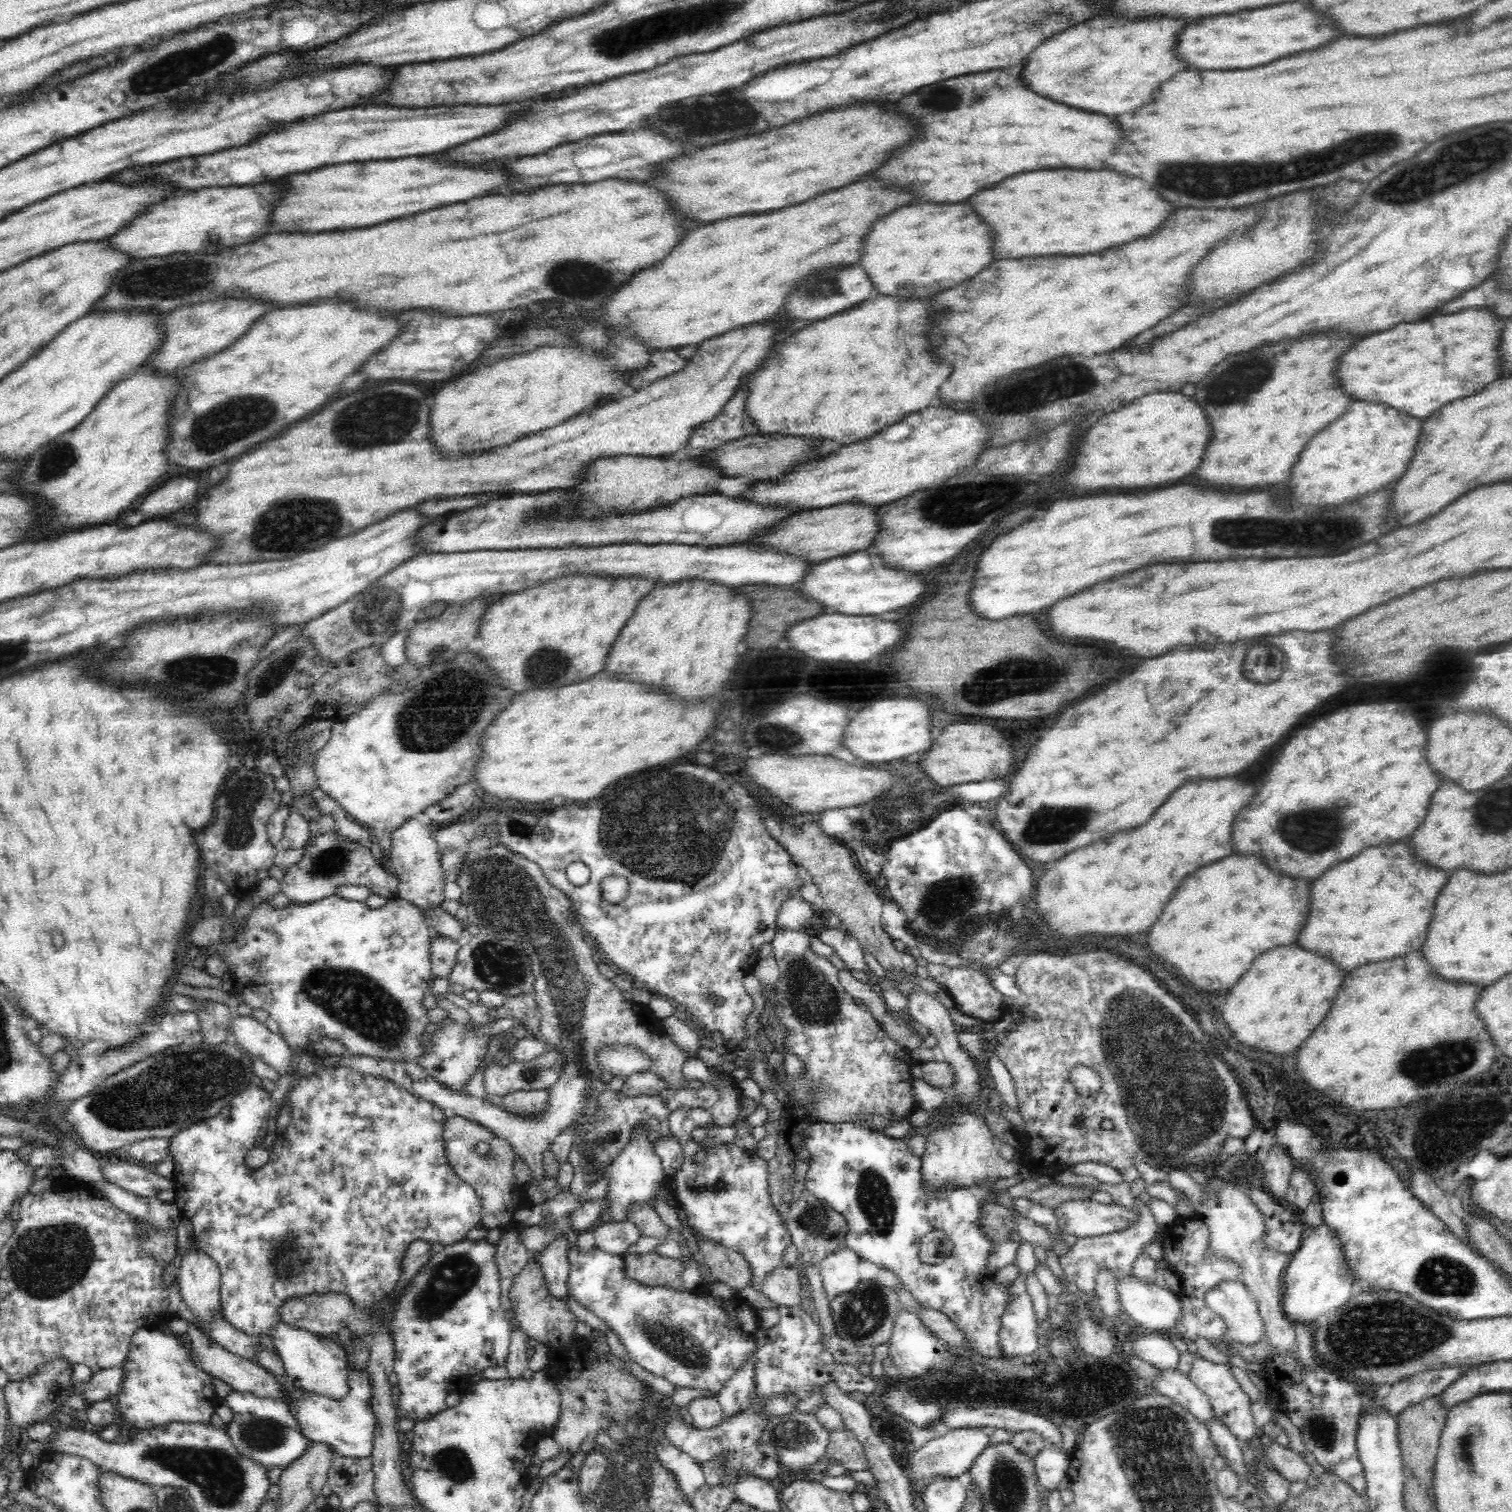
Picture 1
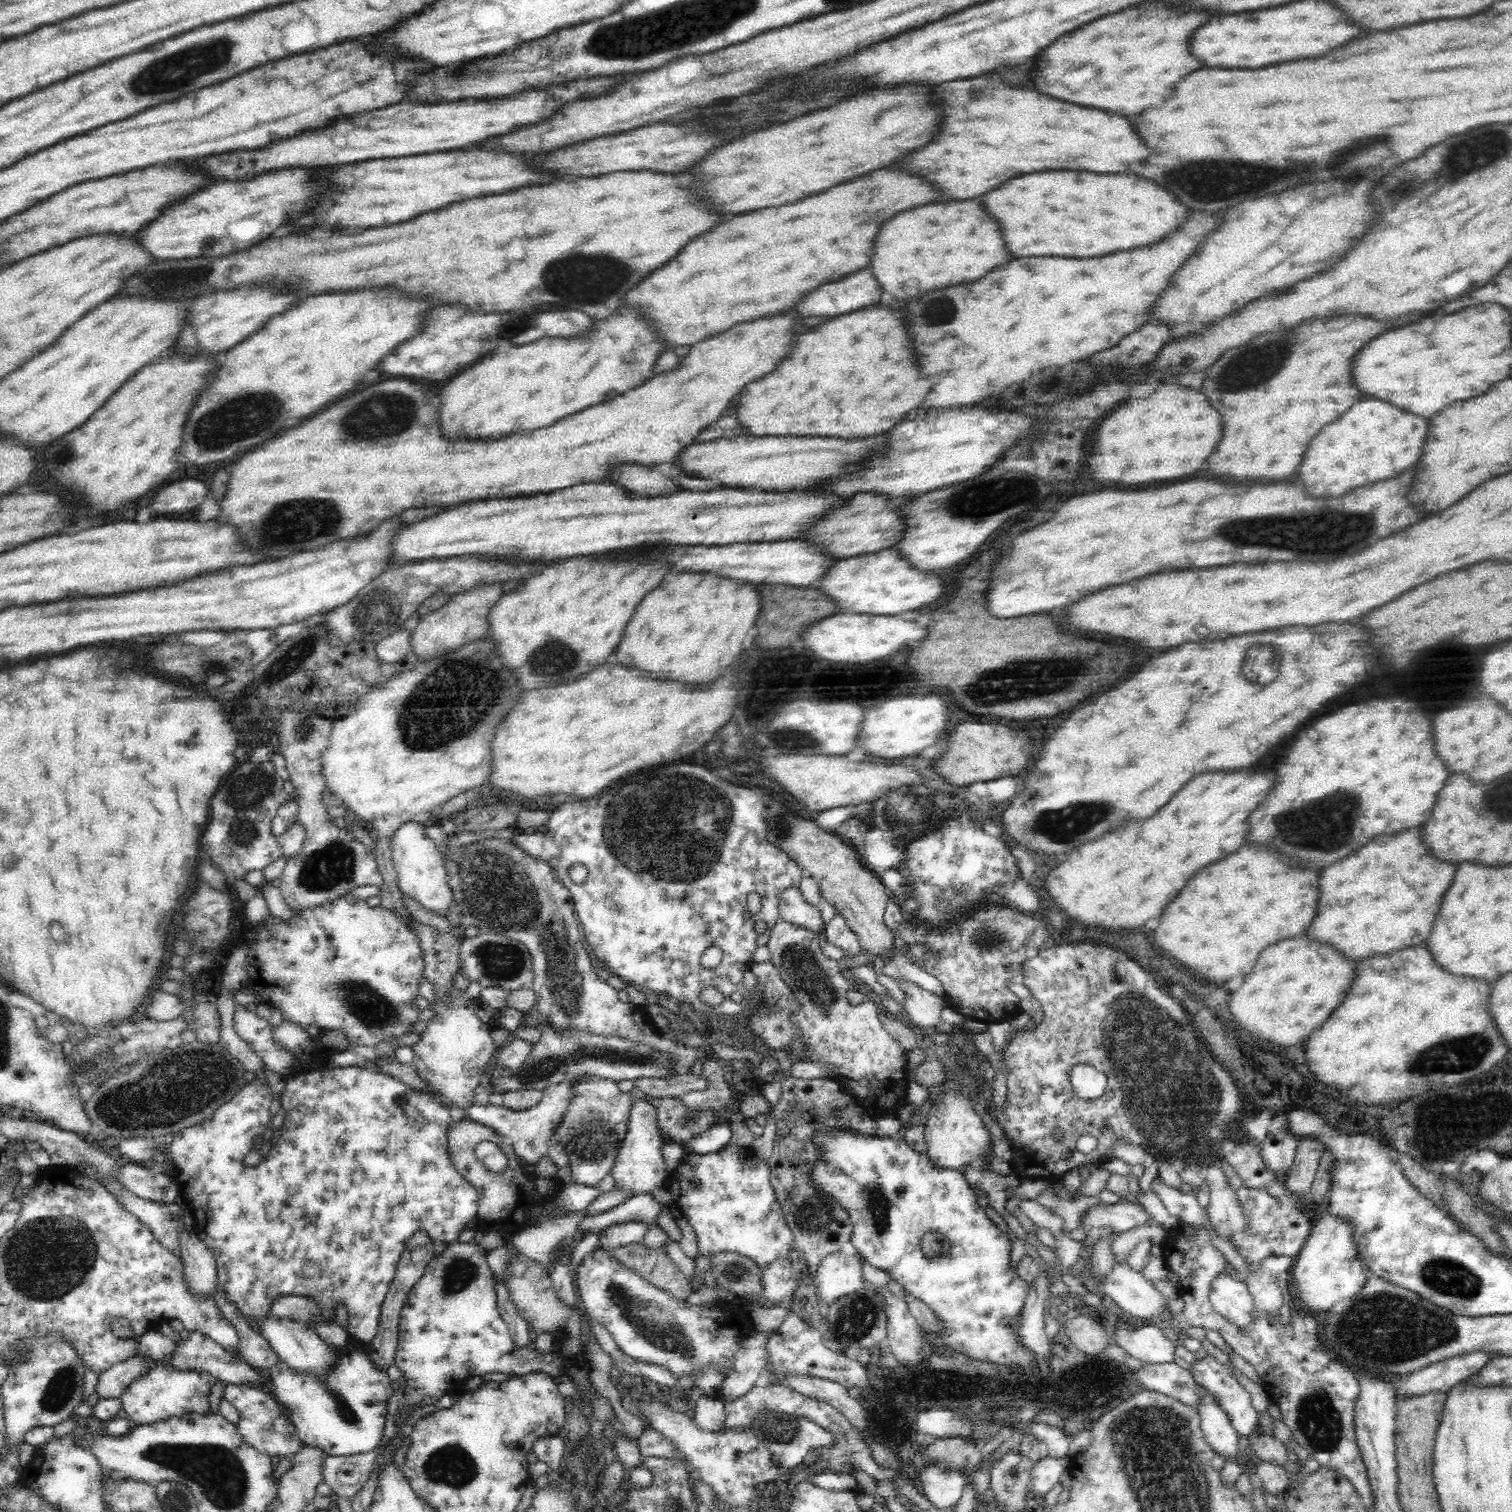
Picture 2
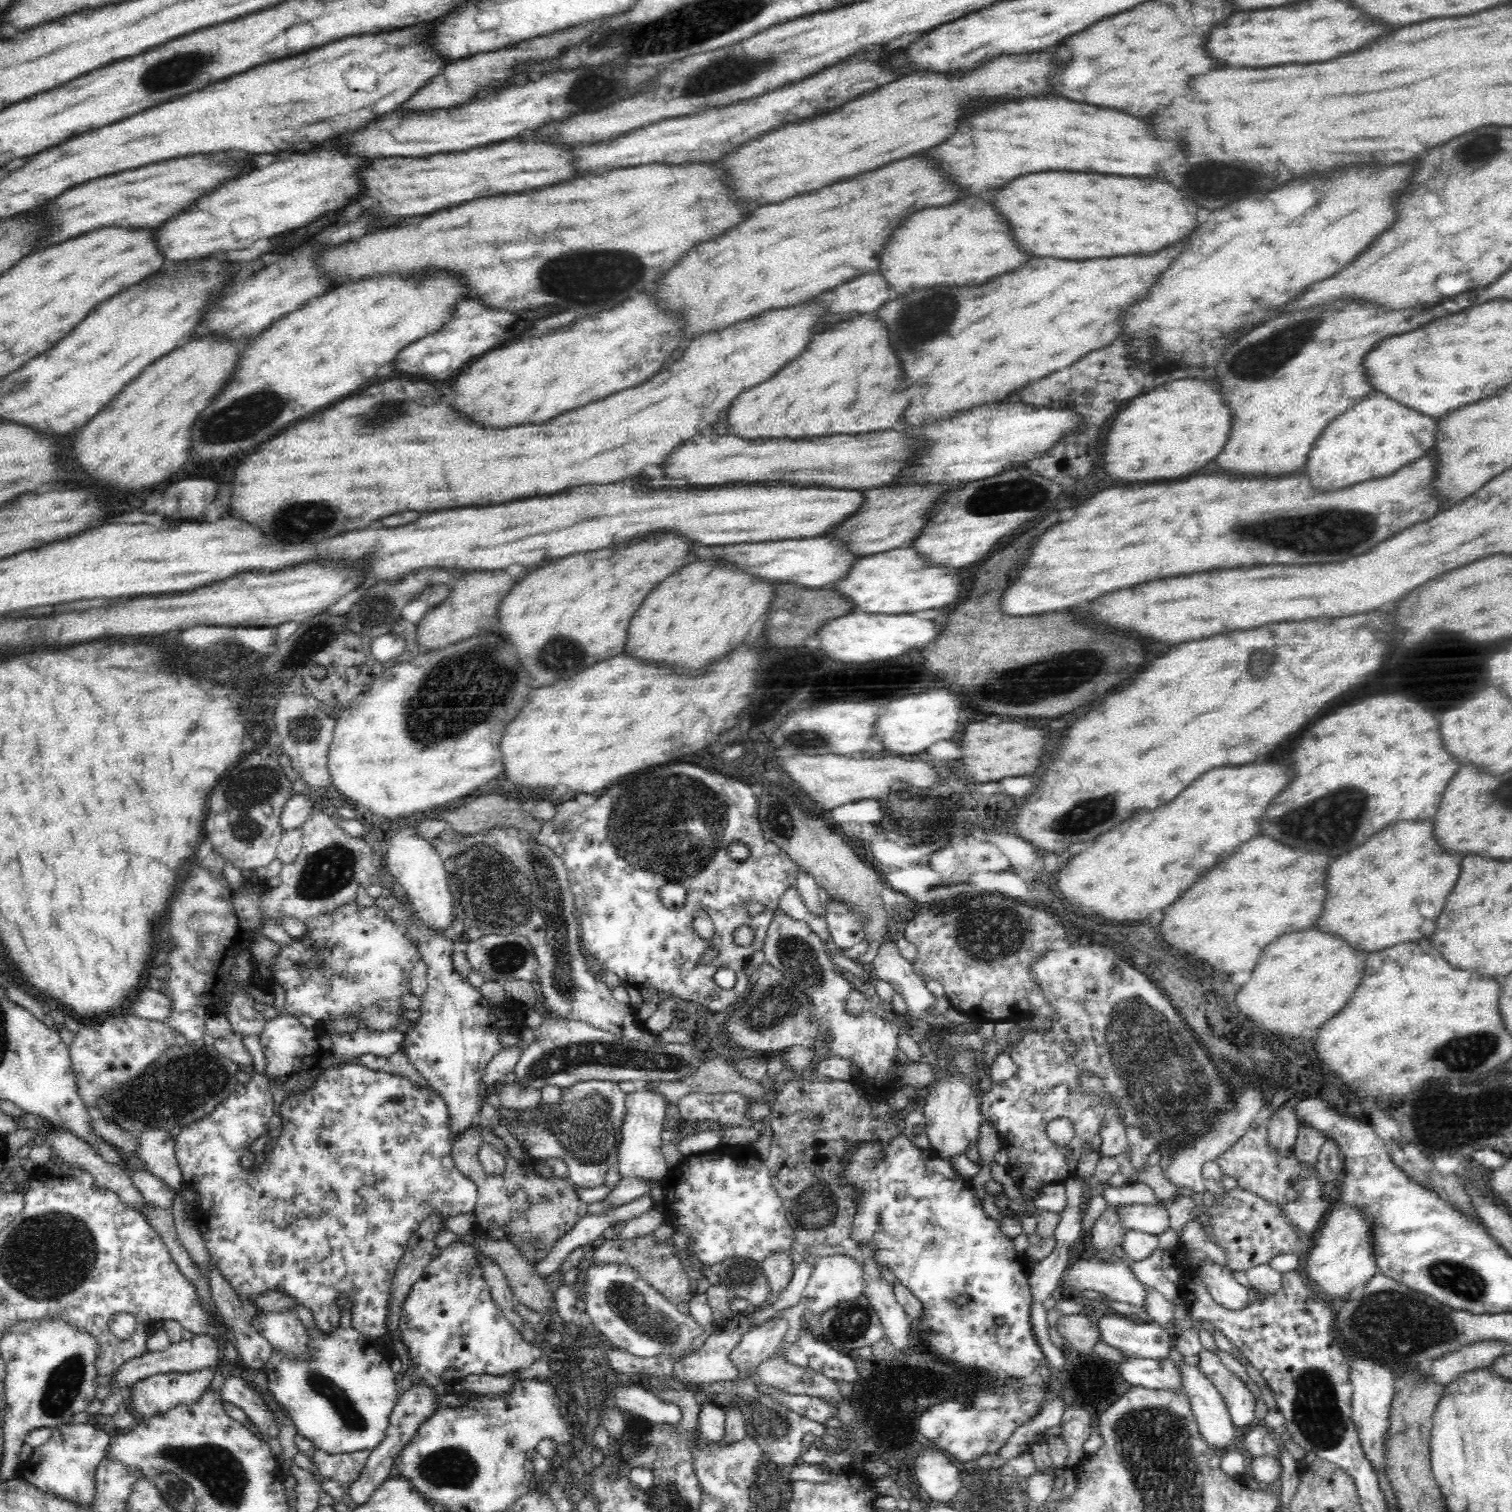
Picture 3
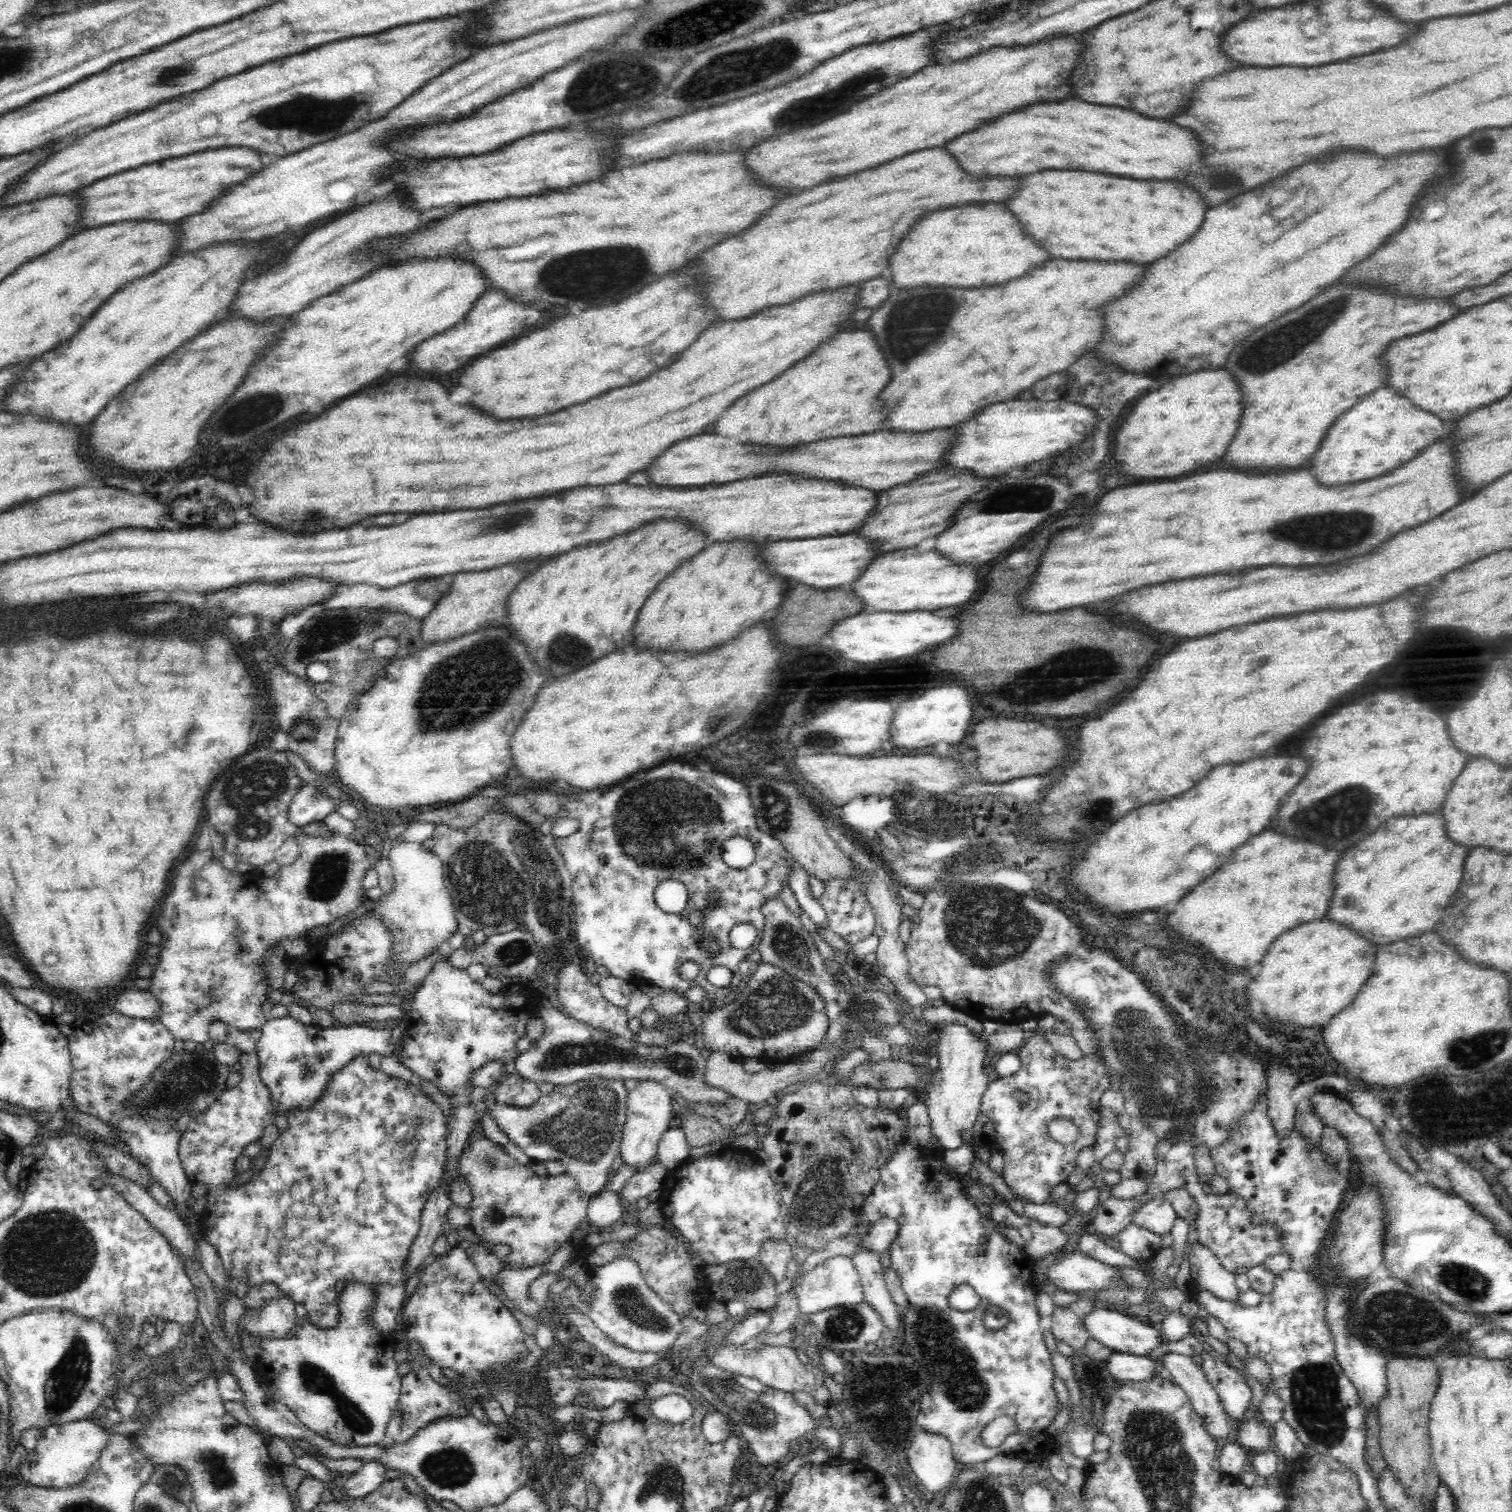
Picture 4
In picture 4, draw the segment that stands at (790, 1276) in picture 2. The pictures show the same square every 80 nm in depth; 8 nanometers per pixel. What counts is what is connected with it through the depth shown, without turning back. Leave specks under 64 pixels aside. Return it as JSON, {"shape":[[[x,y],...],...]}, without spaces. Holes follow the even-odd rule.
{"shape":[[[766,1241],[762,1243],[762,1250],[758,1256],[762,1266],[772,1275],[775,1286],[780,1288],[786,1280],[786,1267],[792,1260],[794,1251],[791,1242],[787,1241]]]}

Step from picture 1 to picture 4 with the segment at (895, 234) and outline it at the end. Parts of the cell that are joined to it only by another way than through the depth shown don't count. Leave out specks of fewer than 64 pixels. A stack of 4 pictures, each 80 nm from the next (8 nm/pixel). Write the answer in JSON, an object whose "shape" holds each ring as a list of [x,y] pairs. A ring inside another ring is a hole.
{"shape":[[[966,204],[960,208],[930,212],[930,216],[914,224],[914,232],[898,244],[894,260],[890,260],[892,282],[898,288],[916,288],[920,284],[944,284],[954,288],[1004,284],[1050,258],[1030,236],[1022,234],[1024,228],[1020,222],[1000,204]]]}

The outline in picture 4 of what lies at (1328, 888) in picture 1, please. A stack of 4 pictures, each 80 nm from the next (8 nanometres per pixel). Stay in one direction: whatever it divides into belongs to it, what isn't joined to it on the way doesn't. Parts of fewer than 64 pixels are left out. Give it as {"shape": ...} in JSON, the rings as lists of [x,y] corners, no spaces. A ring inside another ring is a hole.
{"shape":[[[1440,812],[1390,818],[1374,834],[1366,836],[1356,850],[1348,849],[1341,854],[1334,872],[1334,896],[1330,896],[1325,918],[1338,920],[1338,924],[1350,924],[1350,928],[1362,932],[1366,940],[1376,945],[1387,945],[1422,933],[1435,932],[1450,896],[1456,892],[1462,880],[1464,862],[1470,849],[1449,839],[1445,819]]]}

